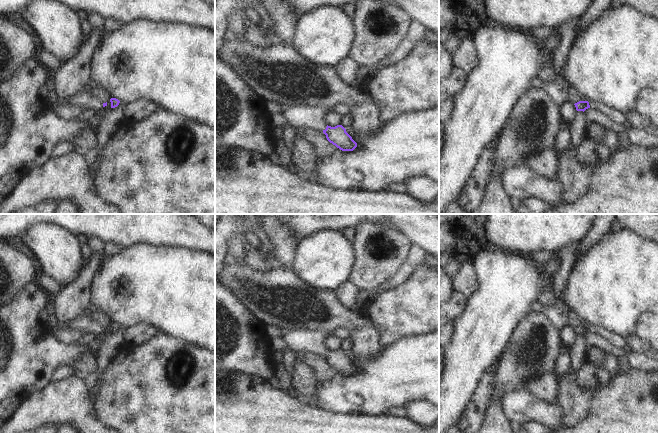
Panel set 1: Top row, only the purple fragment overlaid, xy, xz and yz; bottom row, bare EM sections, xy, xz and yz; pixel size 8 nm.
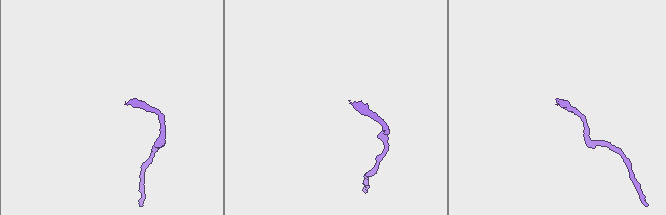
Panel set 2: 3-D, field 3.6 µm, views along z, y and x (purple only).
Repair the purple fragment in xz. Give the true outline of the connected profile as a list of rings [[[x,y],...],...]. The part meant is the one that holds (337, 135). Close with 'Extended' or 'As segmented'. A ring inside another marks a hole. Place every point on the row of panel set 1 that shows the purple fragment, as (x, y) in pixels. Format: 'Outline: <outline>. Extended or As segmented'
Outline: [[[297,106],[290,107],[284,116],[292,128],[313,128],[322,131],[327,140],[342,151],[353,151],[357,143],[342,125],[328,126],[325,117],[329,111],[324,107]]]. Extended

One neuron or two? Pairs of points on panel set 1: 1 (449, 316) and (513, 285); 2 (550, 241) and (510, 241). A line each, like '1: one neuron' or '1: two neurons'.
1: two neurons
2: one neuron

